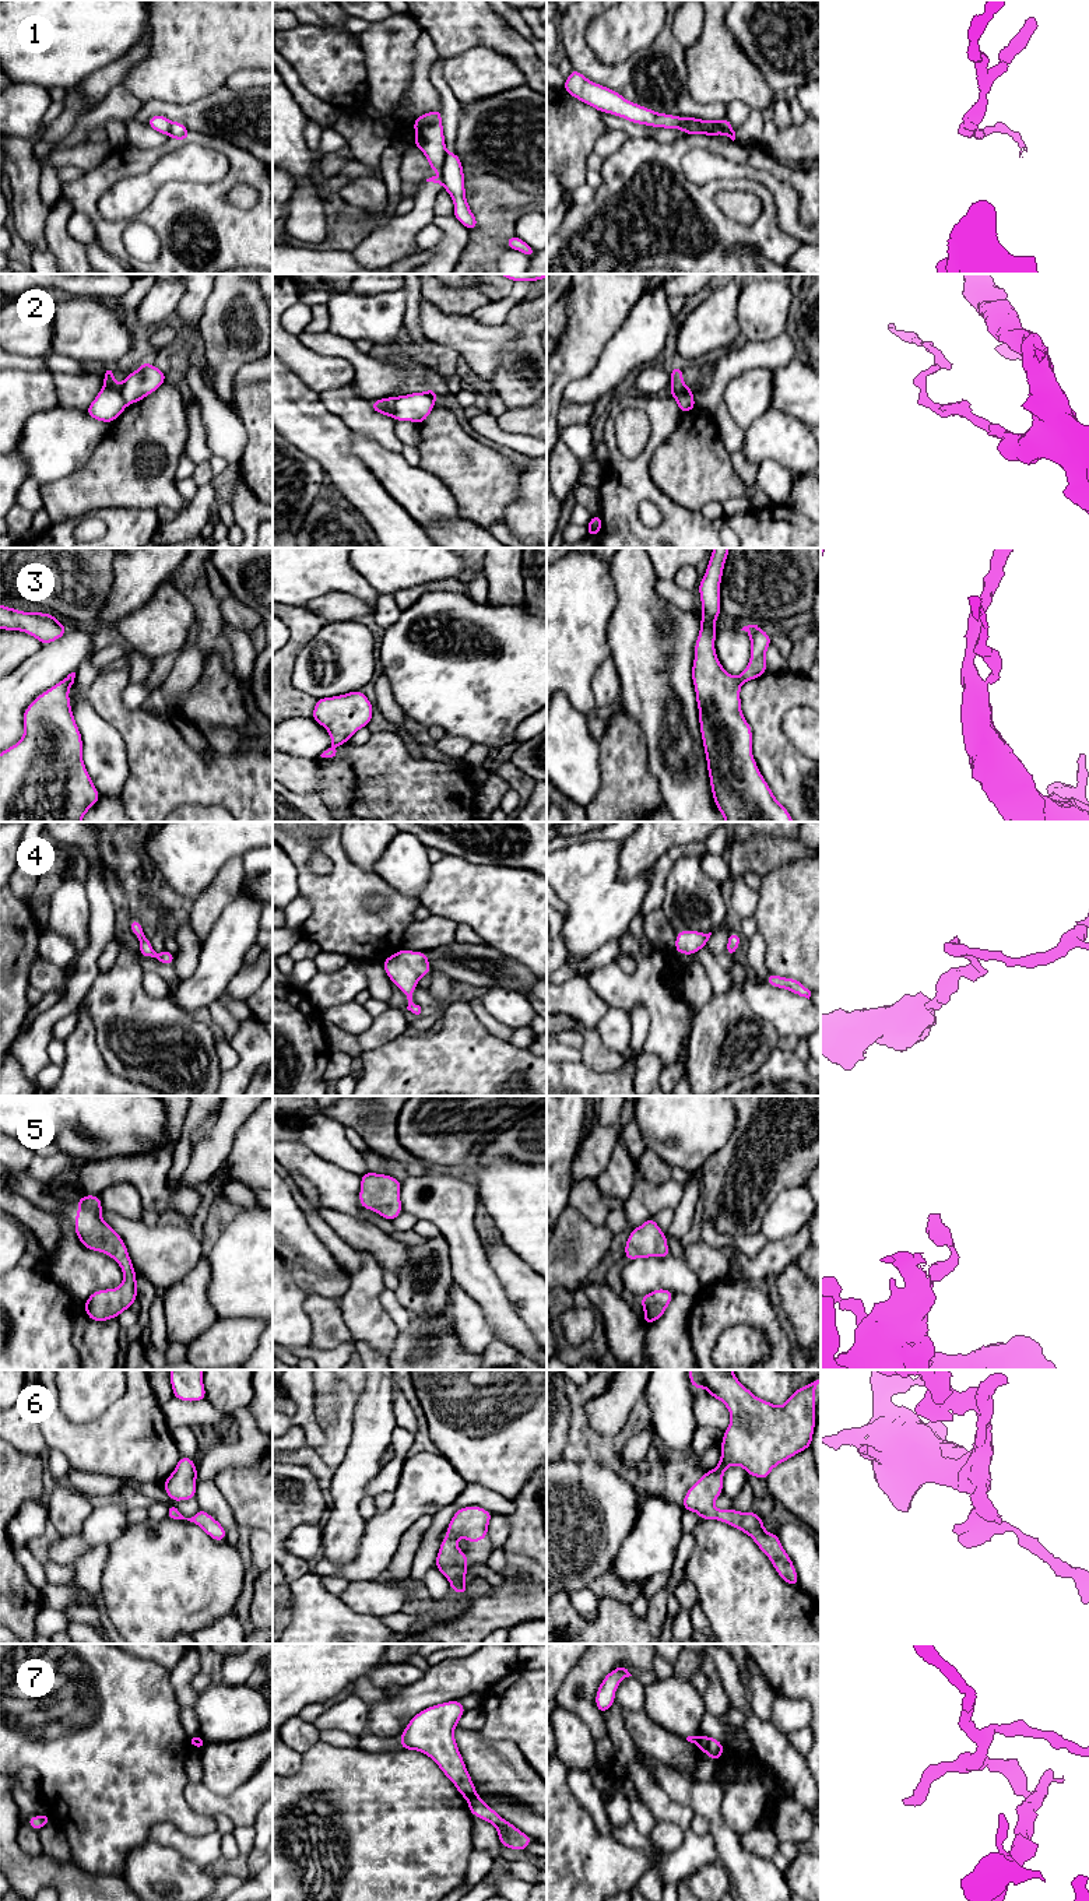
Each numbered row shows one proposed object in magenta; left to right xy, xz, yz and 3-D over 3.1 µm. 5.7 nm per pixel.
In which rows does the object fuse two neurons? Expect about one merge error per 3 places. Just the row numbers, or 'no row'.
1, 2, 3, 7

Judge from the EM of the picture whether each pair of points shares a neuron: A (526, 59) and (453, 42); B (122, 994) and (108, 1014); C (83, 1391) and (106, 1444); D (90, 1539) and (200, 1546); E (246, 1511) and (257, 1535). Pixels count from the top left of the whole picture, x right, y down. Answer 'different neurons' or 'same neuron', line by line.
A: same neuron
B: same neuron
C: different neurons
D: different neurons
E: different neurons

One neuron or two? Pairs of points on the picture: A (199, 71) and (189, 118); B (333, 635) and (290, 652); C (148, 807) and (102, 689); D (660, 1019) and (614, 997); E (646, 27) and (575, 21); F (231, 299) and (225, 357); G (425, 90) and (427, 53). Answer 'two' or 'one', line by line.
A: two
B: two
C: one
D: one
E: two
F: one
G: one

